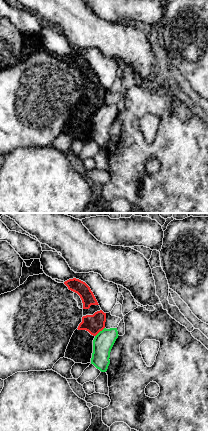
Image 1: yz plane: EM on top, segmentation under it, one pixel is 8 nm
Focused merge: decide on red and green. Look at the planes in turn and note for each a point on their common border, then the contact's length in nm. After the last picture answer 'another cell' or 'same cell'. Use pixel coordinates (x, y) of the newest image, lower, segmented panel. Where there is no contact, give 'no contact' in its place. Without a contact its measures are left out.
meets red at (99, 331); contact 110 nm long

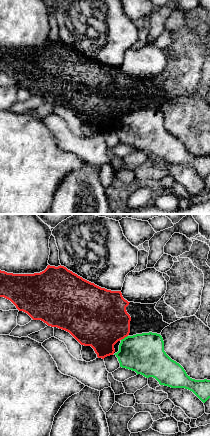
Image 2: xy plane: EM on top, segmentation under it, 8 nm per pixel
meets red at (124, 337); contact 70 nm long

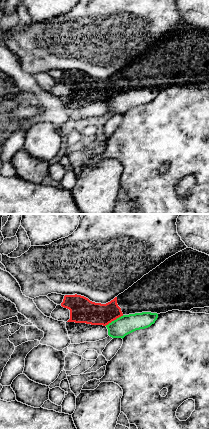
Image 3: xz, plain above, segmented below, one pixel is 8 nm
meets red at (114, 319); contact 170 nm long

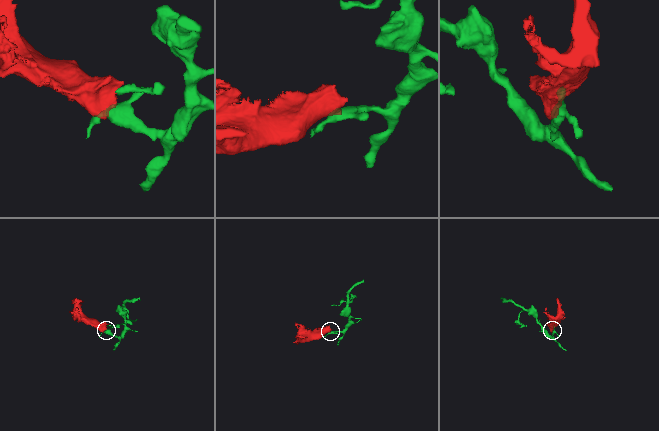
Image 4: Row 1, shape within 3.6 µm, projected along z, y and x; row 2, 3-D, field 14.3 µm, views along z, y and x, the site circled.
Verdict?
another cell

